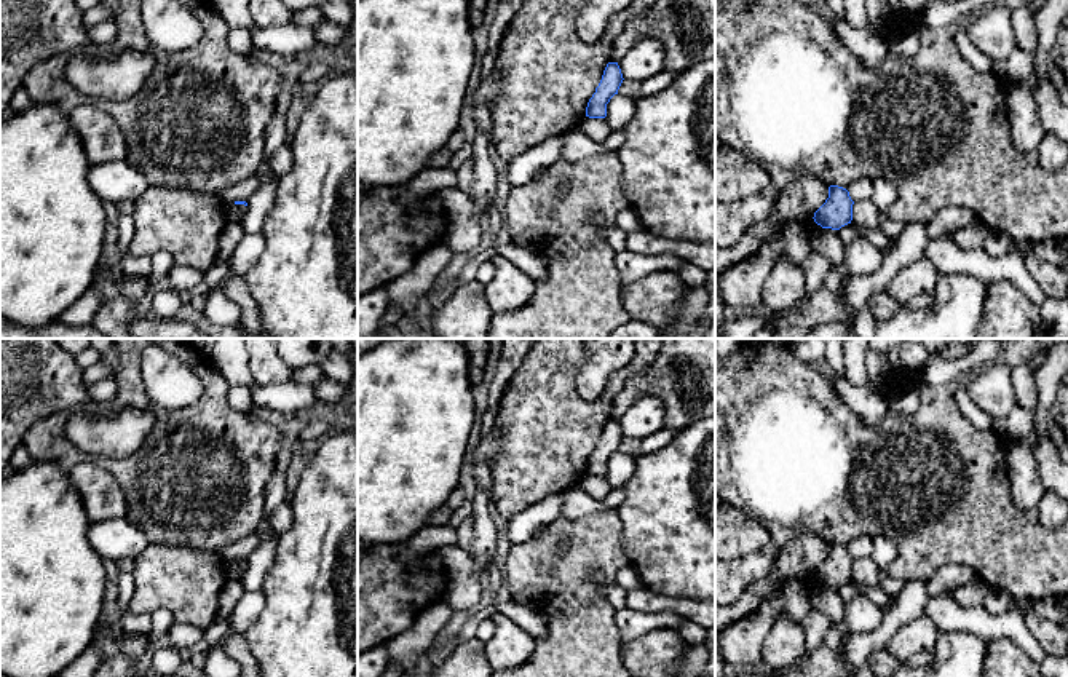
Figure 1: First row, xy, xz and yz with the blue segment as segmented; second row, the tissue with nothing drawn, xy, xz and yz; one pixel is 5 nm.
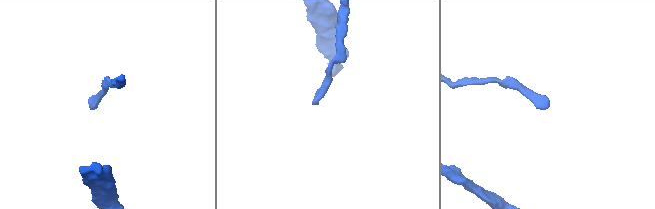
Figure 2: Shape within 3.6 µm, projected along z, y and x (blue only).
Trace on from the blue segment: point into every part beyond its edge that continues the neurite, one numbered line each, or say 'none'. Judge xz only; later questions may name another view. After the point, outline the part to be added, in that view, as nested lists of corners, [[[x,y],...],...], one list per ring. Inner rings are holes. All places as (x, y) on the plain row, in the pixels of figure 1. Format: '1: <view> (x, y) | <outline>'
none

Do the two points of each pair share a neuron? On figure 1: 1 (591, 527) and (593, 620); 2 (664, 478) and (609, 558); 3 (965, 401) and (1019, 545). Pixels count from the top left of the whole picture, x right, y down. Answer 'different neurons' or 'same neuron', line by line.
1: same neuron
2: different neurons
3: different neurons

